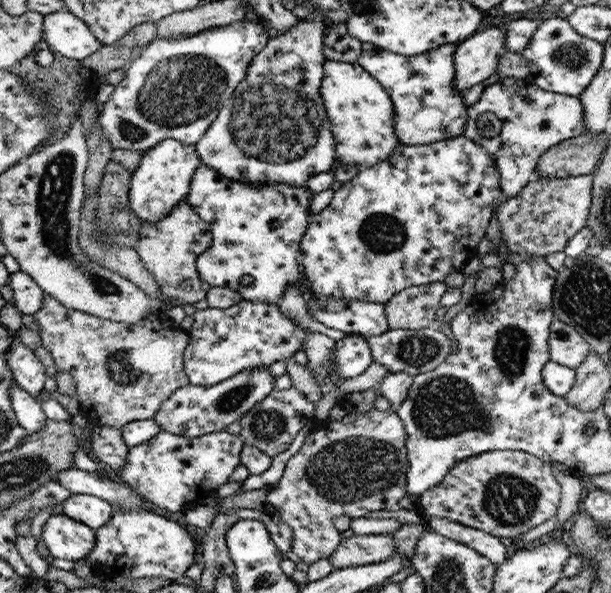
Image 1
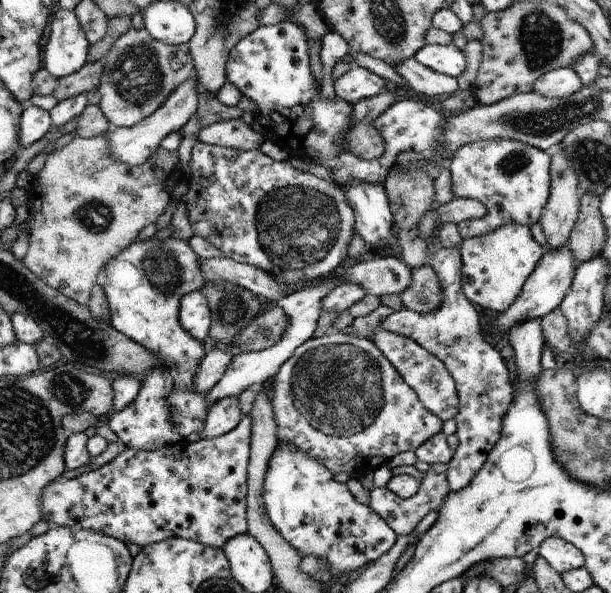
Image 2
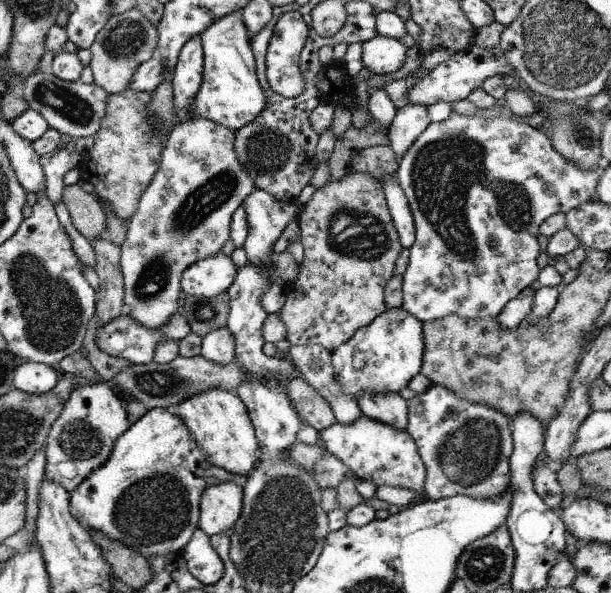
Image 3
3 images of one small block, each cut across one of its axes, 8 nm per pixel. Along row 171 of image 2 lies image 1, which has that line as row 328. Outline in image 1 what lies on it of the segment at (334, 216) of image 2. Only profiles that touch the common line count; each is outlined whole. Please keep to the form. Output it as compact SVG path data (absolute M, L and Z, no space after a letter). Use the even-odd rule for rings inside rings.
M242 300L228 308L196 311L188 330L189 344L185 348L185 371L192 386L209 386L225 381L254 367L268 367L274 361L284 361L303 348L310 330L300 328L282 312L279 306L262 300Z

